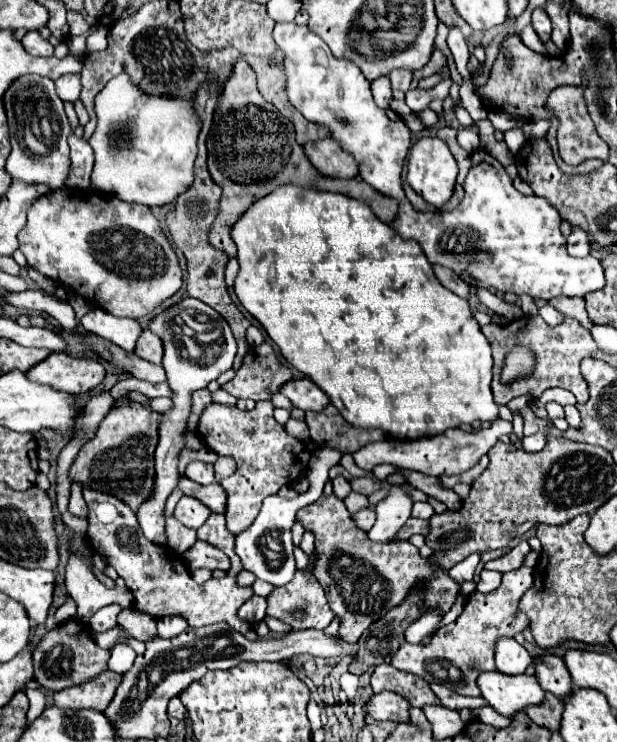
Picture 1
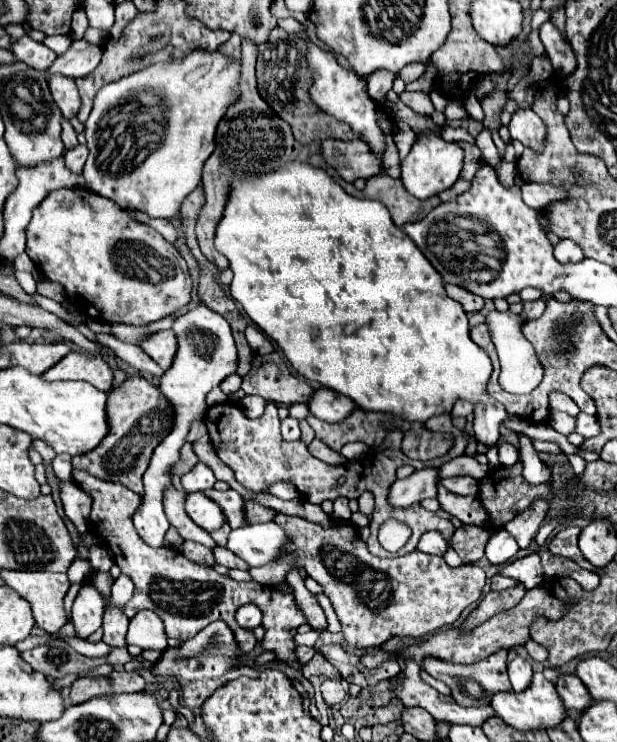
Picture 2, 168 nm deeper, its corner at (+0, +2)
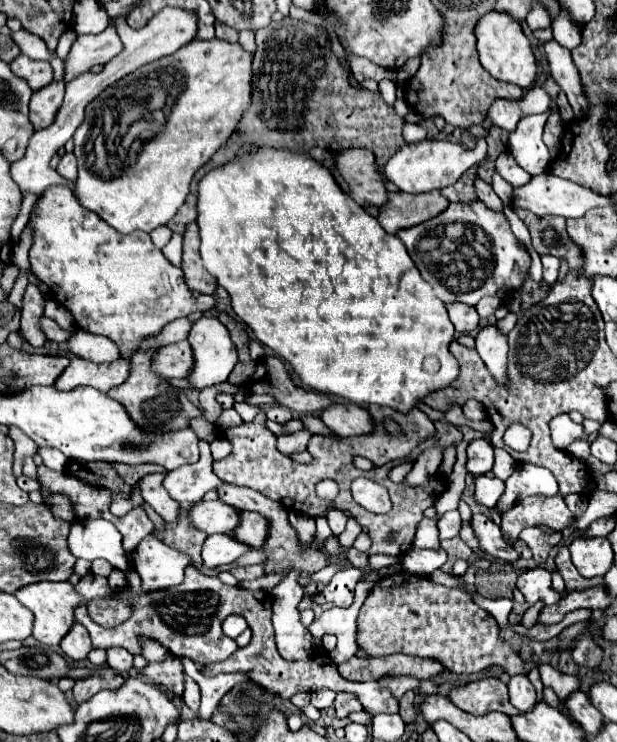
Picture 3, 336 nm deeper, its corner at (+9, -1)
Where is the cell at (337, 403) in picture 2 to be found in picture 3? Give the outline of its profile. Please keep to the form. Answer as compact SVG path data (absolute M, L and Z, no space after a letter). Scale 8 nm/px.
M333 403L327 411L321 411L319 419L331 429L331 433L341 437L363 435L373 427L367 409L355 403Z

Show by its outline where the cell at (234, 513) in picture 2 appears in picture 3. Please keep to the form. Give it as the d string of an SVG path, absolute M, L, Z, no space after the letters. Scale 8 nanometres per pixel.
M239 511L239 527L235 527L235 537L241 543L259 549L267 537L267 521L259 513Z

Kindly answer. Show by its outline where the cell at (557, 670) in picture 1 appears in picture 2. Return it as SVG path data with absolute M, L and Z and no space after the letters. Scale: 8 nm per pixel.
M562 674L560 680L556 682L556 690L558 690L558 694L564 700L564 706L568 710L584 712L592 704L592 696L590 696L590 692L586 690L586 686L582 684L582 680L578 676Z

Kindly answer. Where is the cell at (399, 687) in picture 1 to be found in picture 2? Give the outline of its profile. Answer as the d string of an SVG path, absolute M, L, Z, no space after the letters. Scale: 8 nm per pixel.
M406 664L406 680L400 686L394 686L392 680L388 682L392 692L402 700L406 708L410 706L424 708L426 712L432 714L436 722L482 726L488 718L496 716L492 706L464 708L464 706L458 706L456 700L452 700L452 696L442 696L420 678L420 668L416 668L416 664Z

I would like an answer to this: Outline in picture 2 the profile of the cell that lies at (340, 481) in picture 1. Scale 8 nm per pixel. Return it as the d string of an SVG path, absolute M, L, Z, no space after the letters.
M340 498L334 502L334 512L332 512L332 520L336 522L350 522L350 508L348 508L348 500Z

